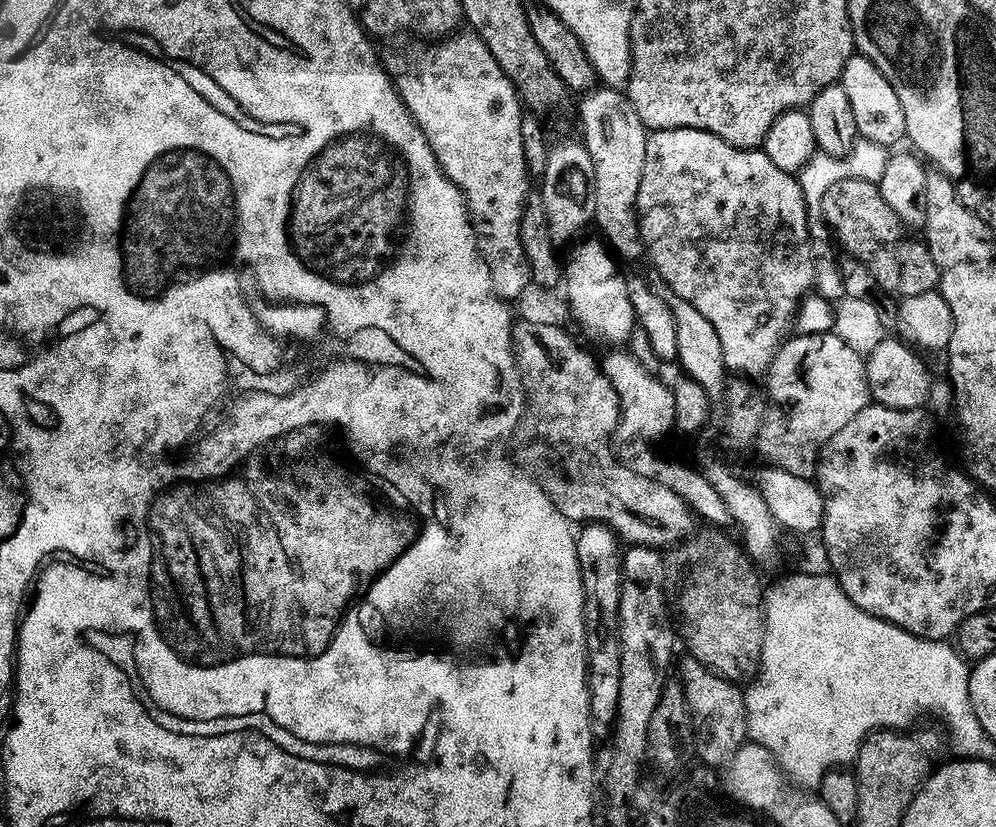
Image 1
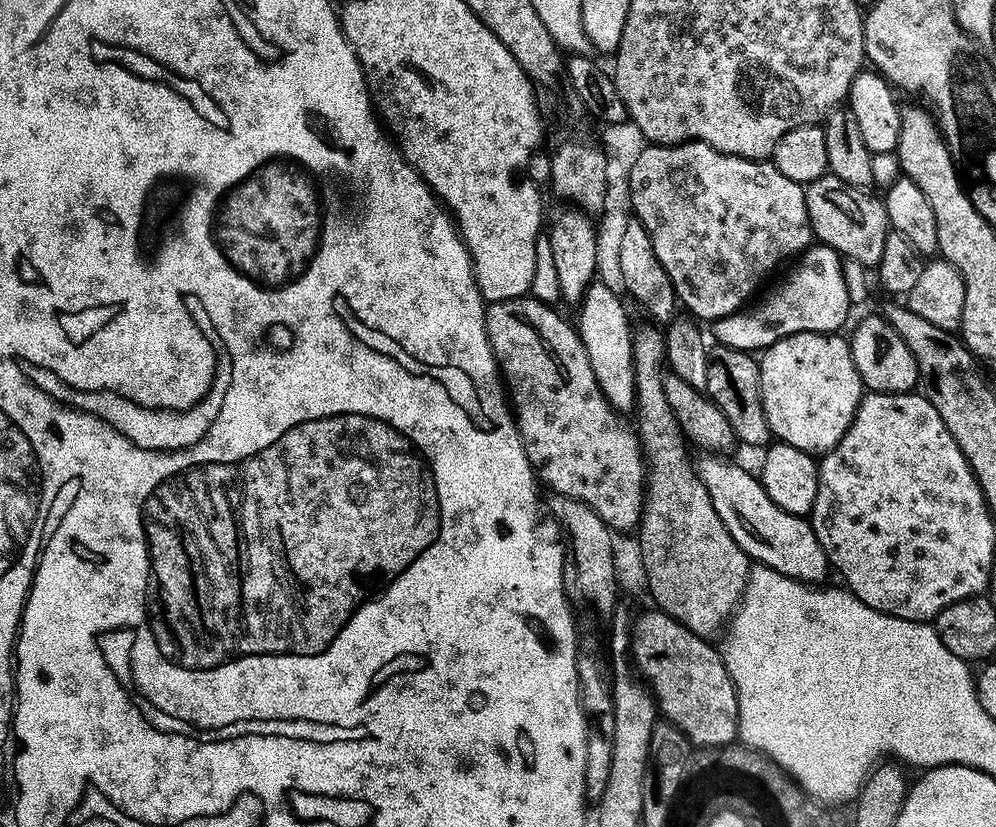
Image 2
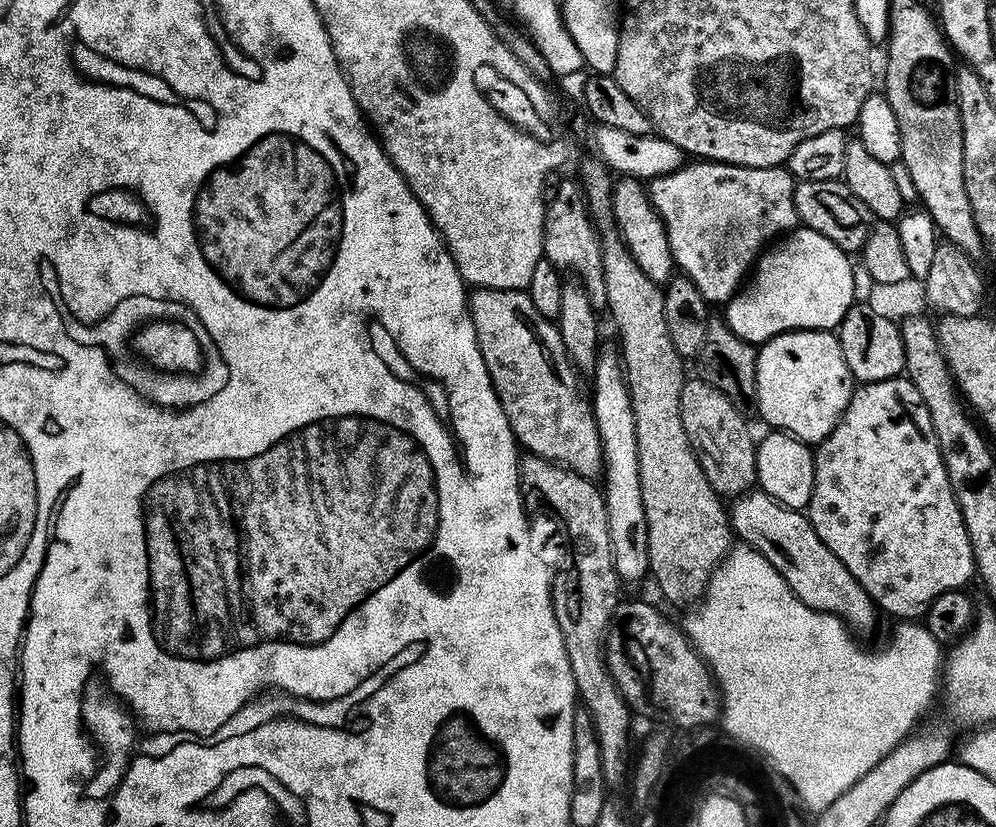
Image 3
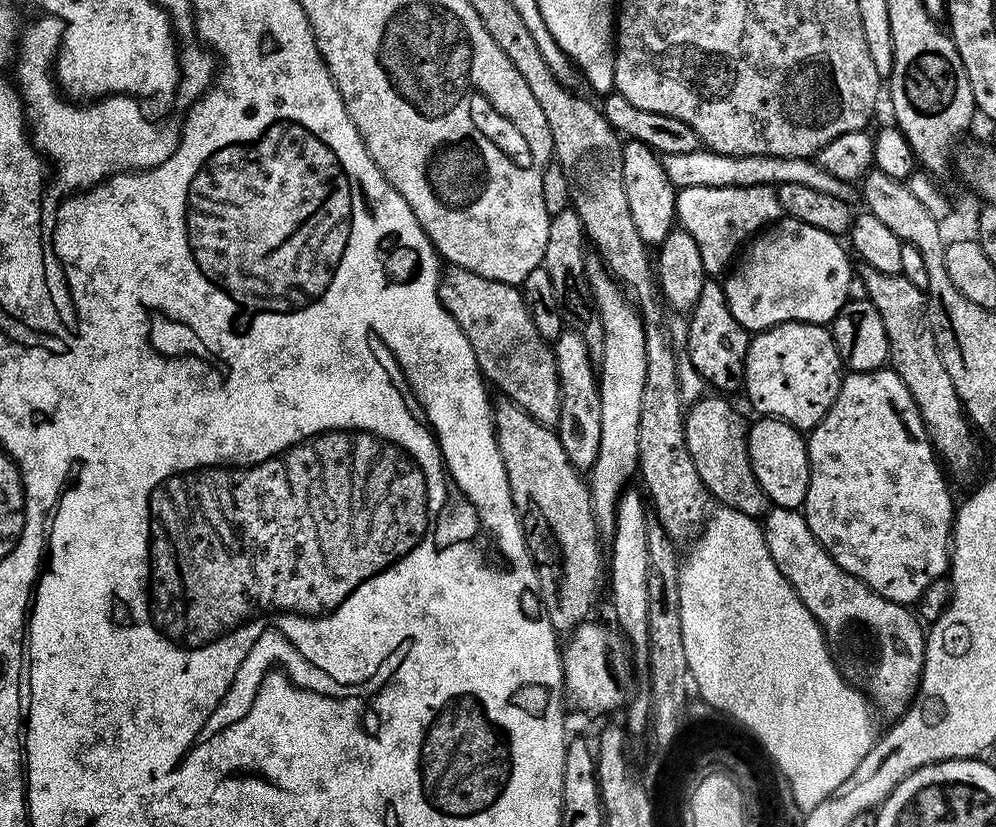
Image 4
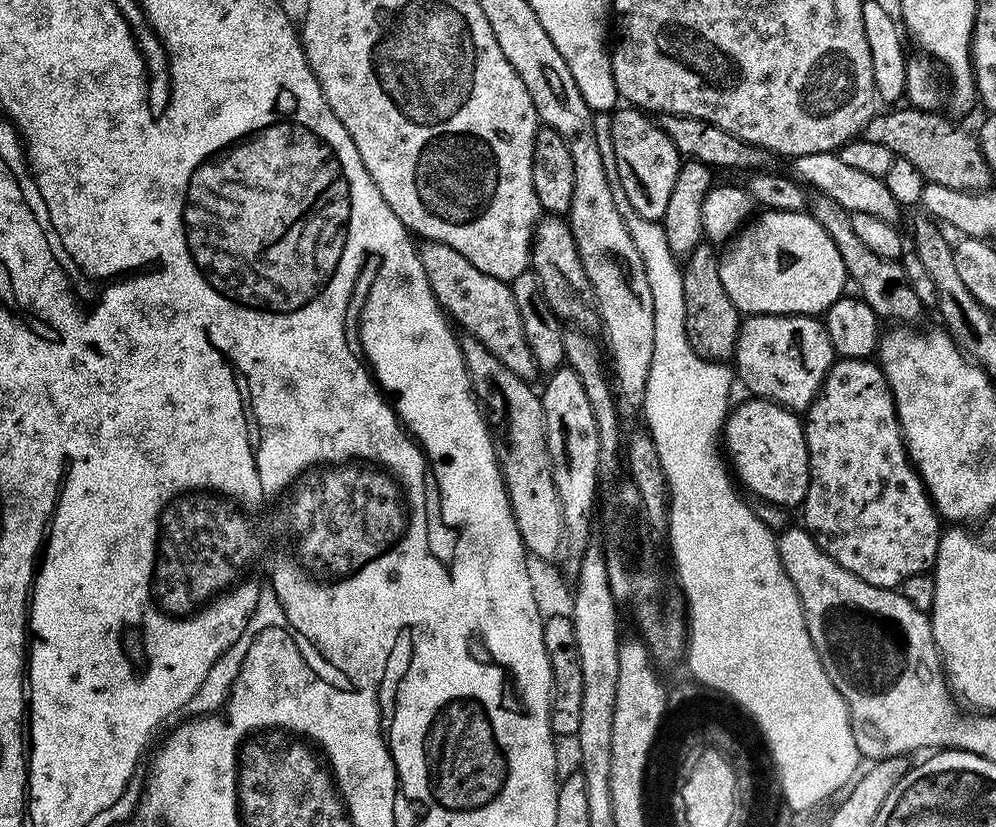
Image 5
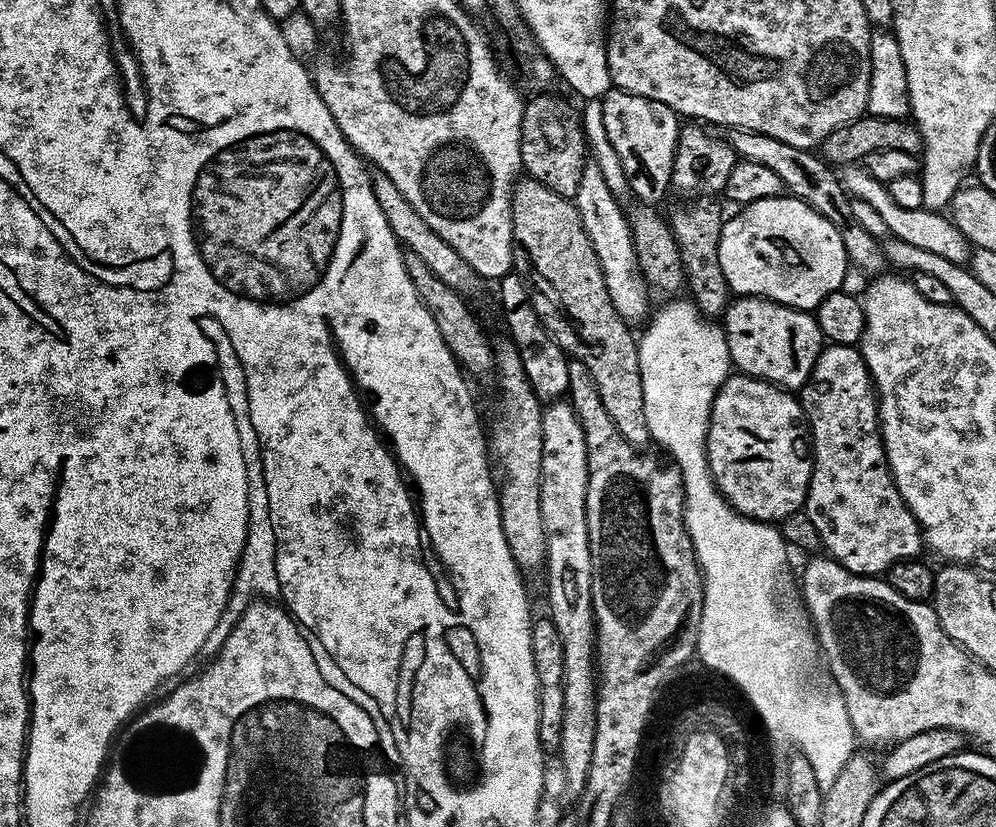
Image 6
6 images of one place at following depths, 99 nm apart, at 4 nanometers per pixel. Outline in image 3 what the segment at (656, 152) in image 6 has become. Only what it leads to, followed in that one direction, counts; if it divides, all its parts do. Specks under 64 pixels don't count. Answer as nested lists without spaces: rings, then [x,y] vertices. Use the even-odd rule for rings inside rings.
[[[626,176],[615,181],[612,190],[612,214],[616,230],[624,237],[624,245],[630,250],[634,262],[642,266],[646,278],[664,286],[674,275],[674,261],[666,226],[648,197],[648,189],[634,176]]]

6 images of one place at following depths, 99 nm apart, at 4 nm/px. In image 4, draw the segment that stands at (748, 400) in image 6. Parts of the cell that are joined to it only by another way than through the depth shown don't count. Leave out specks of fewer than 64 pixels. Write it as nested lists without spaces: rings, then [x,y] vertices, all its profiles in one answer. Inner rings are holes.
[[[760,418],[757,421],[748,429],[749,458],[754,474],[775,507],[799,509],[808,489],[808,445],[805,437],[801,429],[785,420]]]

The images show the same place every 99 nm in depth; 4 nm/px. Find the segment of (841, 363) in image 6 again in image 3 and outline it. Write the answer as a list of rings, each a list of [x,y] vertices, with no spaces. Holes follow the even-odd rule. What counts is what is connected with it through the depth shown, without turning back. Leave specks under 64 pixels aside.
[[[897,378],[873,384],[860,384],[853,391],[850,402],[832,433],[821,444],[815,445],[814,459],[816,461],[814,486],[806,509],[807,518],[814,526],[818,538],[822,538],[822,542],[826,542],[826,546],[838,558],[838,562],[842,562],[842,566],[846,566],[846,570],[854,574],[856,581],[866,590],[866,594],[881,613],[889,612],[890,615],[897,616],[895,619],[900,622],[919,621],[934,602],[934,598],[938,598],[938,594],[963,589],[968,586],[964,584],[974,580],[976,559],[972,553],[972,543],[966,534],[966,522],[962,518],[962,510],[950,486],[946,466],[942,462],[938,438],[934,434],[934,422],[930,422],[930,410],[926,410],[926,402],[922,402],[922,394],[918,394],[911,380]]]

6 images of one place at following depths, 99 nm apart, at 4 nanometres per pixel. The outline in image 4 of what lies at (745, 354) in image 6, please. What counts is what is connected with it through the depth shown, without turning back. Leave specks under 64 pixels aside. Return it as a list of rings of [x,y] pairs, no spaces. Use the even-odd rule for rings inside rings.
[[[791,320],[789,324],[775,324],[762,332],[755,333],[748,341],[746,366],[744,367],[743,391],[748,392],[752,408],[764,418],[785,420],[787,424],[801,430],[810,430],[822,422],[830,410],[842,379],[840,355],[831,331],[822,324],[803,324],[801,320]]]

